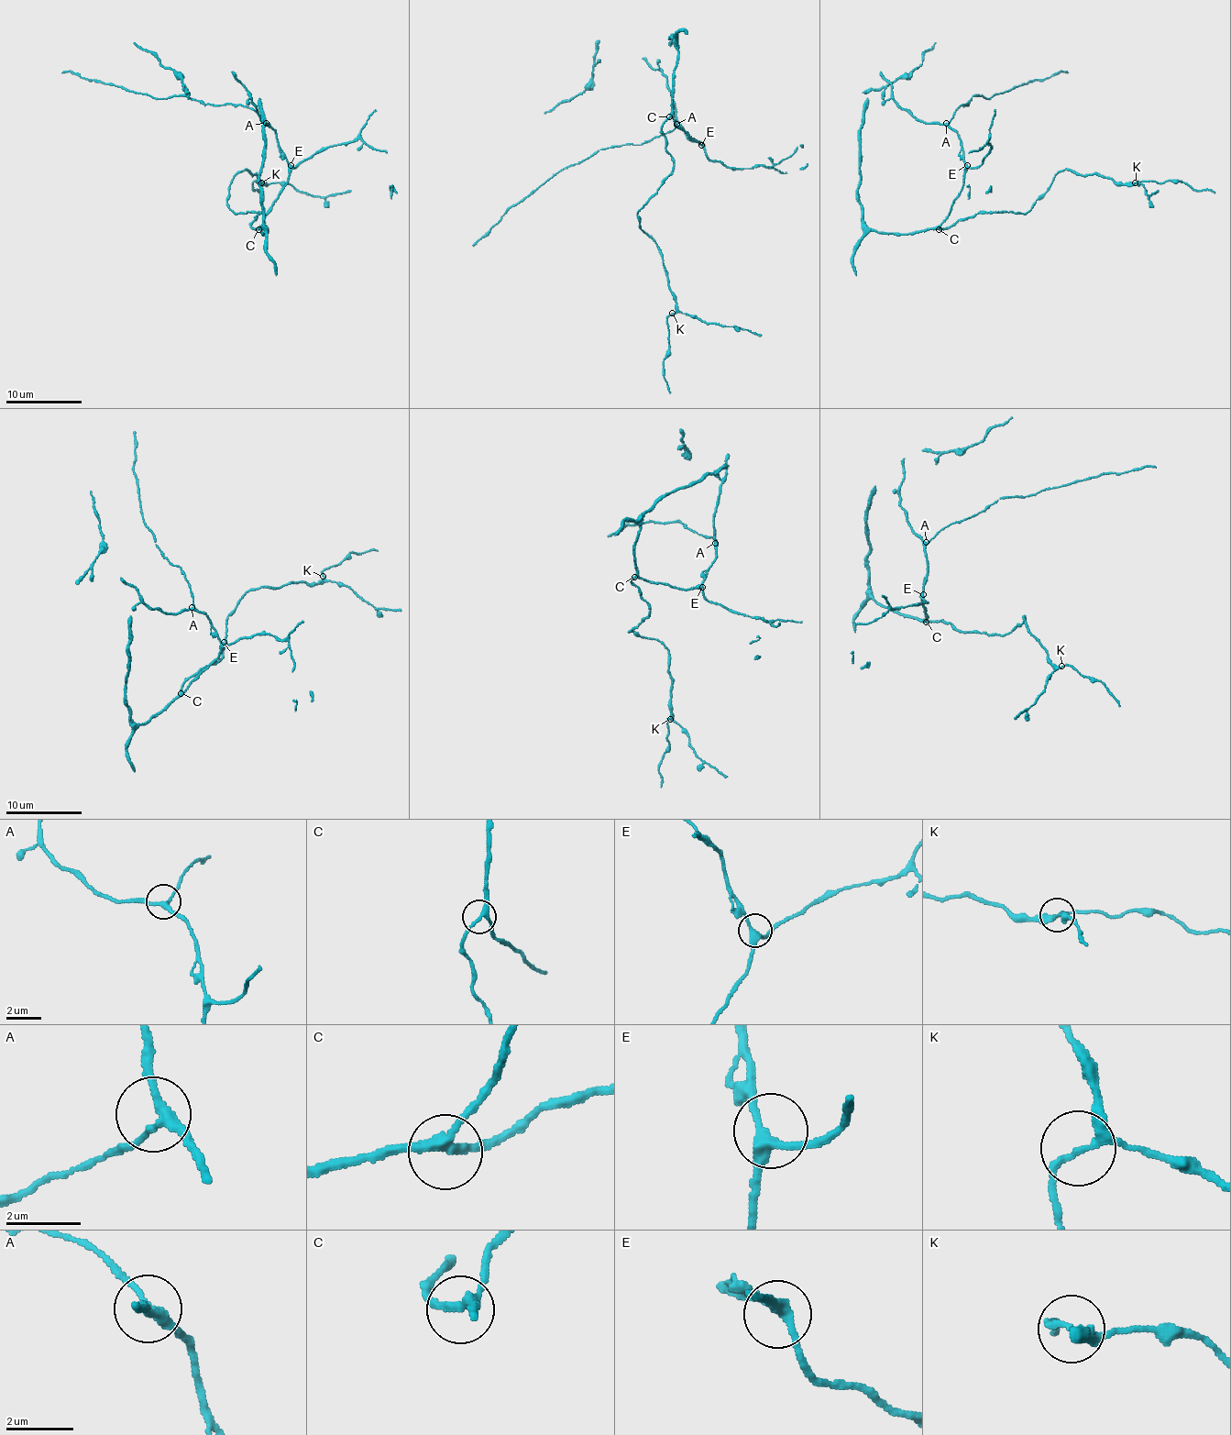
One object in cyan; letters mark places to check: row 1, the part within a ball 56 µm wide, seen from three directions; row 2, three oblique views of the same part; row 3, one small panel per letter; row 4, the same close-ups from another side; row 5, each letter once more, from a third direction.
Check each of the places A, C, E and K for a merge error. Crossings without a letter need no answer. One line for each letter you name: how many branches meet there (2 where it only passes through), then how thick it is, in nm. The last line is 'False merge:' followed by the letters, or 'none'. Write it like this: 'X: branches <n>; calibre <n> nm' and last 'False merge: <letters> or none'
False merge: none

